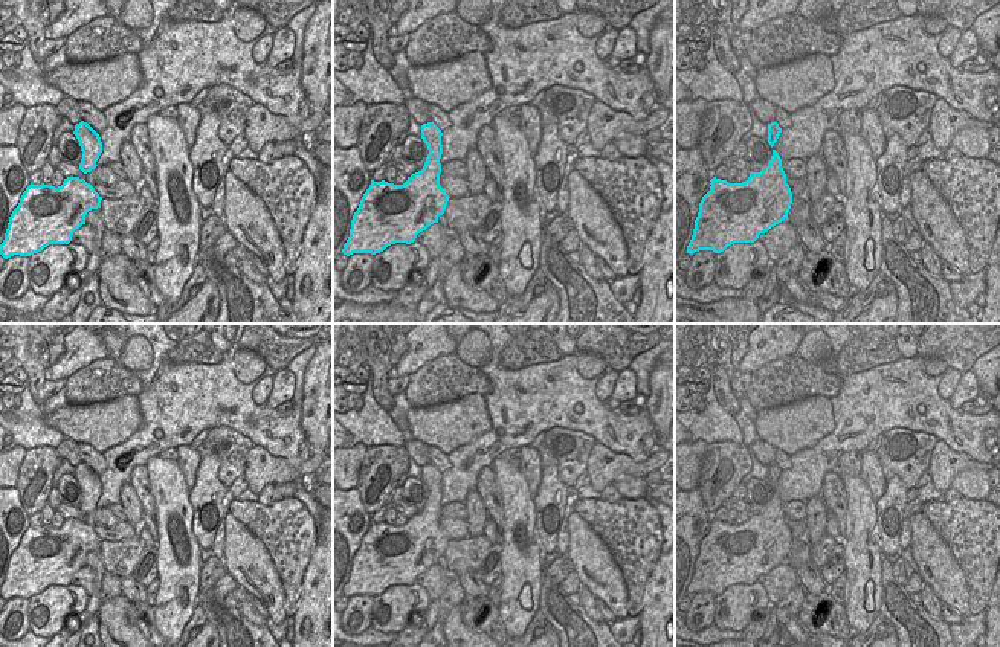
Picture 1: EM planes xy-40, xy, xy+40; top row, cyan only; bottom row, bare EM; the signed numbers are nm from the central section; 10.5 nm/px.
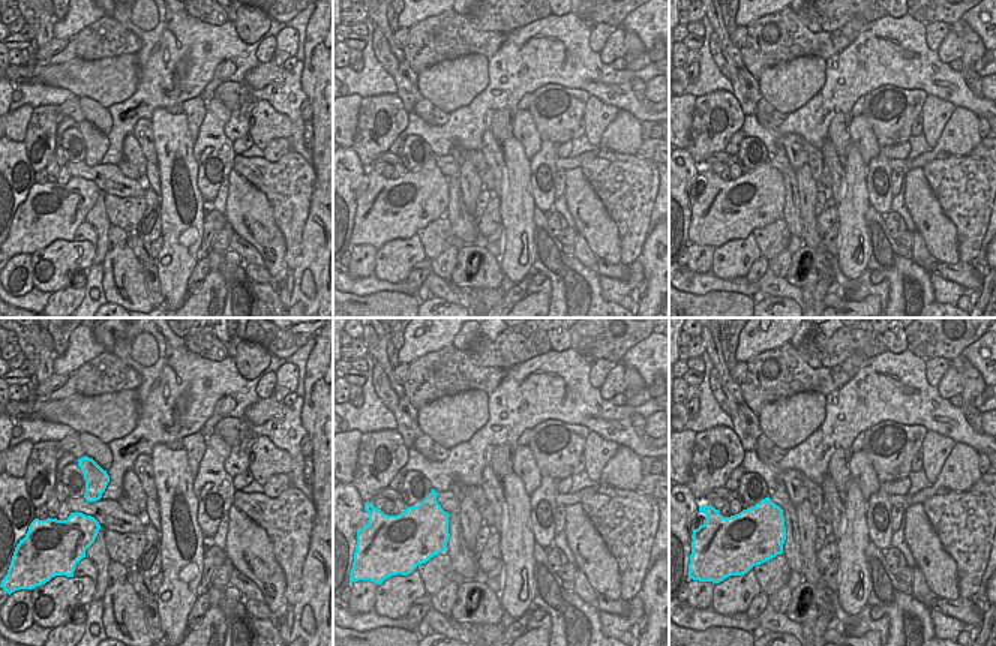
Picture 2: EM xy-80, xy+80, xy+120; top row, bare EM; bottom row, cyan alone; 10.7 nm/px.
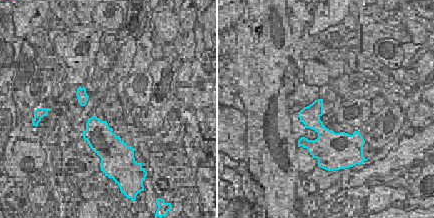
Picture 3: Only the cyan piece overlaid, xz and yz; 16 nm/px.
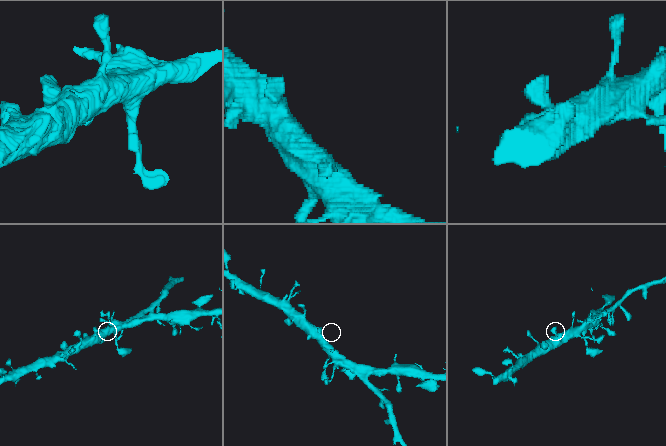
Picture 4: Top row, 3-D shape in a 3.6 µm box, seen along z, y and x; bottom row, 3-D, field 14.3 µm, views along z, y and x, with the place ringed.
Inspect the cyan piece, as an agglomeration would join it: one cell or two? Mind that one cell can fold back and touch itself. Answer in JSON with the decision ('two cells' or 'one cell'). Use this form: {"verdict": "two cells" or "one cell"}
{"verdict": "one cell"}

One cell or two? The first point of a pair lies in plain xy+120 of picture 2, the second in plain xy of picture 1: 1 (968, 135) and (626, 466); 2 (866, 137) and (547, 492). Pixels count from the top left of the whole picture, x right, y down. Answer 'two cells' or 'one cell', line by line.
1: two cells
2: two cells

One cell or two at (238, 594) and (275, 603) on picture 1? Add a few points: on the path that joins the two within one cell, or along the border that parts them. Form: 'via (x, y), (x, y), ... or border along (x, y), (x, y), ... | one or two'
border along (238, 585), (263, 605), (269, 618) | two

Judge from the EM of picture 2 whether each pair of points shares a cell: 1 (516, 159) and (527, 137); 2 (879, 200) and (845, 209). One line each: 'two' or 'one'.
1: two
2: two

